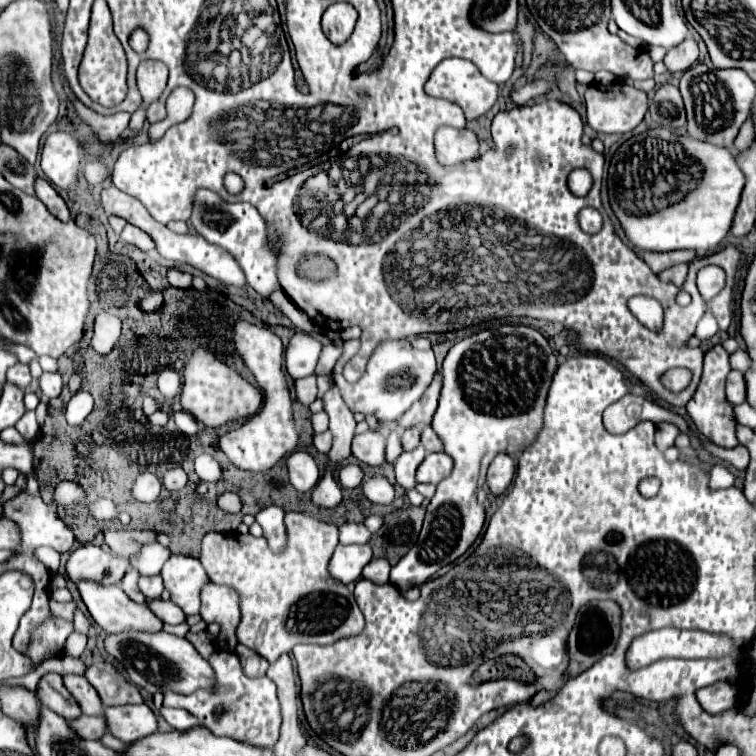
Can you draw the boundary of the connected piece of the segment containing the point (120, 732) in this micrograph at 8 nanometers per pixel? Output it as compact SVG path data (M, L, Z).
M146 704L104 708L104 720L108 732L126 744L156 732L156 716Z

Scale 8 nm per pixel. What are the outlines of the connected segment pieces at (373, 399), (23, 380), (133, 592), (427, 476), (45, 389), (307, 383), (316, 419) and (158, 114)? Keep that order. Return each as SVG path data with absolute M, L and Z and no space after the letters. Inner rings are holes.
M346 340L344 342L344 352L338 358L336 366L334 366L334 384L340 388L340 394L344 398L344 402L348 404L348 408L352 412L362 412L362 414L372 414L376 416L380 422L392 422L398 420L430 386L434 374L436 374L436 360L434 360L434 352L432 350L416 350L412 348L406 340L394 342L394 340L386 340L382 342L376 352L372 352L370 362L366 372L362 374L362 378L354 384L348 384L342 378L342 366L346 364L346 360L356 352L356 340ZM394 376L404 376L408 380L406 386L402 388L394 388L392 386L392 378Z
M14 364L14 366L8 370L6 378L8 378L8 382L12 382L12 384L16 384L16 386L20 386L20 388L26 388L26 386L30 384L30 380L32 380L30 370L28 370L26 364Z
M130 568L128 572L126 572L126 576L122 578L122 582L120 582L120 588L134 600L134 602L146 602L146 596L140 592L140 588L138 588L138 578L140 578L140 572L136 570L136 568Z
M446 452L428 454L416 470L416 480L426 484L438 484L452 472L452 458Z
M44 372L44 374L38 378L38 384L40 384L40 390L42 390L42 394L44 394L46 398L56 398L56 396L60 394L62 386L64 386L62 376L60 376L58 372L54 372L54 374Z
M306 376L302 380L294 382L294 390L296 390L296 400L304 406L312 404L316 400L316 378L314 376Z
M316 412L316 414L312 414L310 420L312 420L312 428L316 434L328 430L328 414L326 412Z
M164 90L162 96L146 108L146 118L148 118L150 124L154 124L154 122L158 122L158 120L162 120L162 118L166 116L166 108L164 108L164 104L166 104L166 98L168 98L170 92L172 92L172 90Z

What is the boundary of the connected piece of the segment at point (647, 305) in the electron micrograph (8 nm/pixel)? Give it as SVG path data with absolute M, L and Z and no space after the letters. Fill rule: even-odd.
M634 296L628 300L630 312L638 318L642 326L646 326L652 332L662 330L662 306L650 298L650 296Z

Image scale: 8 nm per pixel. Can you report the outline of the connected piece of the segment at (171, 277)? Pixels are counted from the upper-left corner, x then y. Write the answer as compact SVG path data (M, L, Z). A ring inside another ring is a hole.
M170 268L166 276L168 276L168 282L176 288L190 288L190 284L192 284L192 276L186 272L180 272L176 268Z

